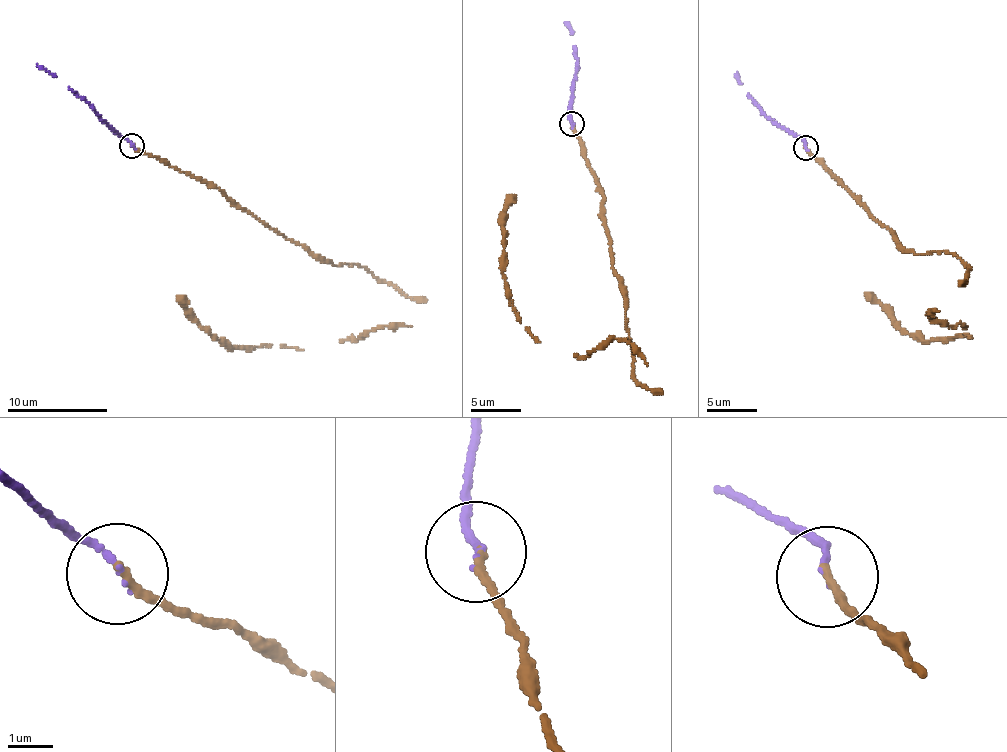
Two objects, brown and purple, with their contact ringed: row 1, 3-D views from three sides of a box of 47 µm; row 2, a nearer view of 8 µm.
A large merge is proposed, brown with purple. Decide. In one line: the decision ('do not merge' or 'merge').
merge

